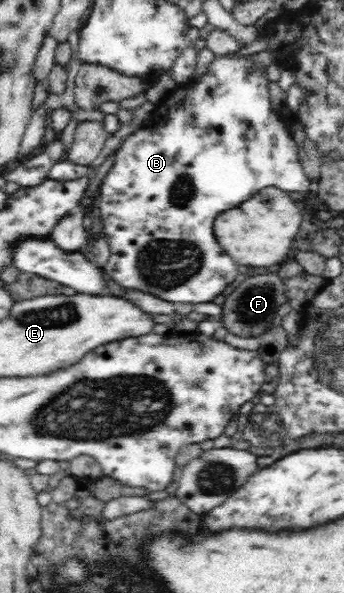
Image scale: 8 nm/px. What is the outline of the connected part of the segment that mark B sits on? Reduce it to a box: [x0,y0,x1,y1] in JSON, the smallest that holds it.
[97,55,310,304]

